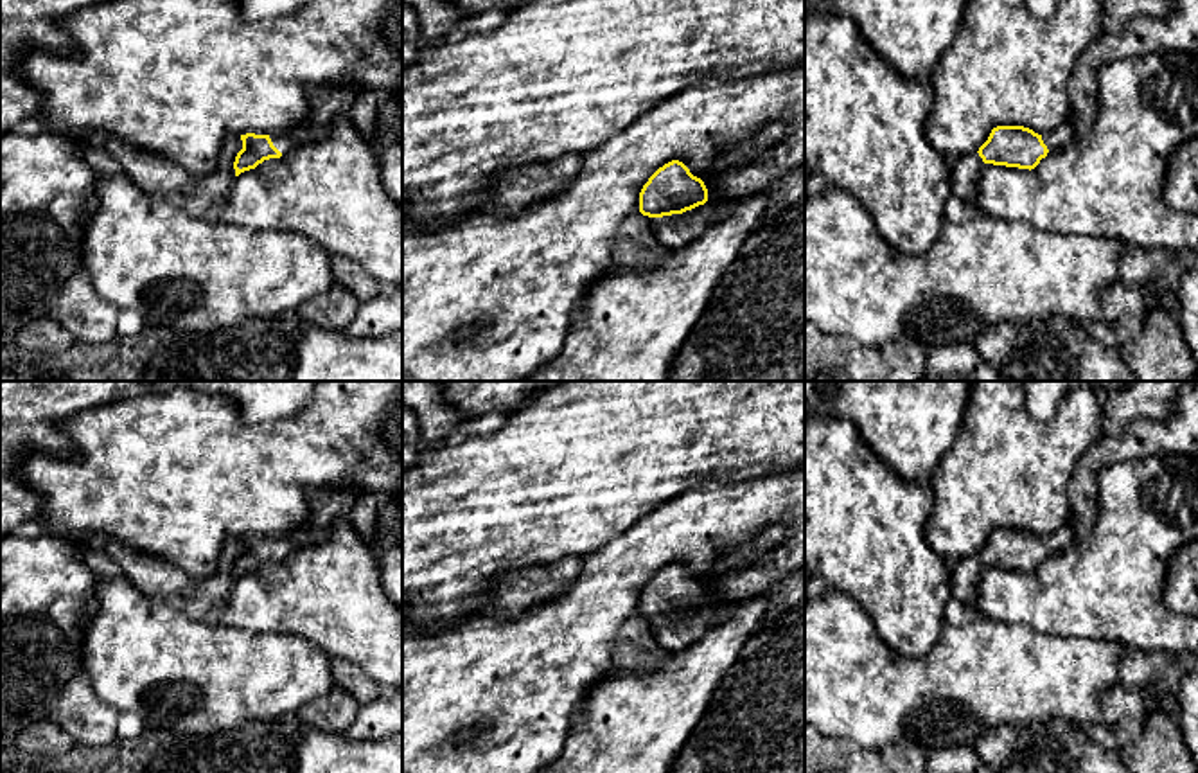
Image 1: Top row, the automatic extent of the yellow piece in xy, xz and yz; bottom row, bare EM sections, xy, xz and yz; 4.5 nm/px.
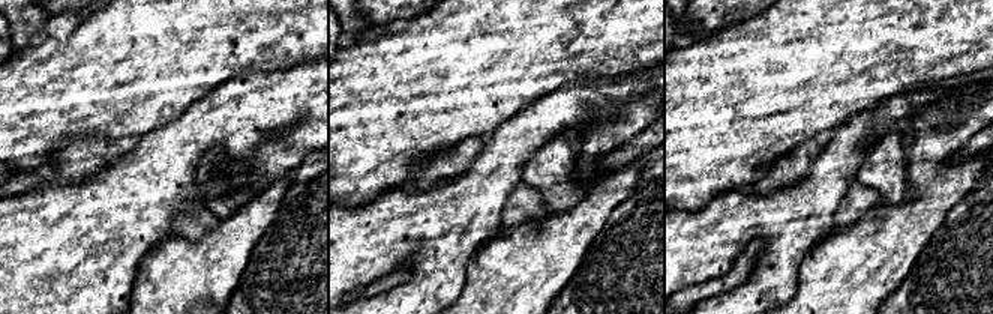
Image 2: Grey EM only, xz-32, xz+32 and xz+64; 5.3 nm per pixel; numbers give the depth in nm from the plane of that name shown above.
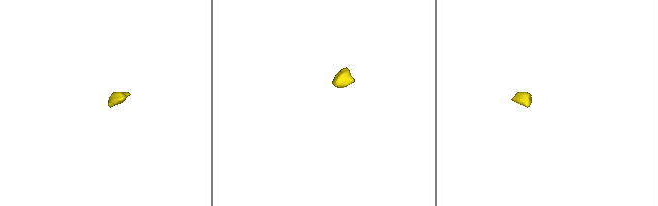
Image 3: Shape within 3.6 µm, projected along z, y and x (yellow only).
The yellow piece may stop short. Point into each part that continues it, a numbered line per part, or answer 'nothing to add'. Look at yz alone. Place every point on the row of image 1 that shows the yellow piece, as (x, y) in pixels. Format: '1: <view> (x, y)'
1: yz (1062, 135)
2: yz (965, 171)

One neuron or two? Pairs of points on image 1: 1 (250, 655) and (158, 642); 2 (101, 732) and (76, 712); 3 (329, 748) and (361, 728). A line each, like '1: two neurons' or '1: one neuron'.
1: one neuron
2: one neuron
3: two neurons

